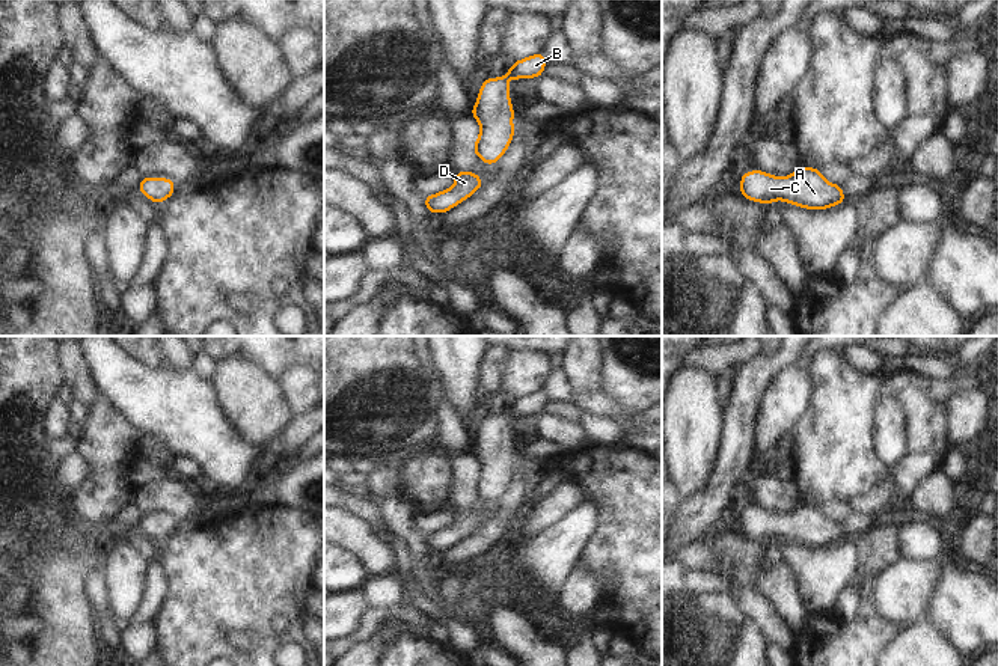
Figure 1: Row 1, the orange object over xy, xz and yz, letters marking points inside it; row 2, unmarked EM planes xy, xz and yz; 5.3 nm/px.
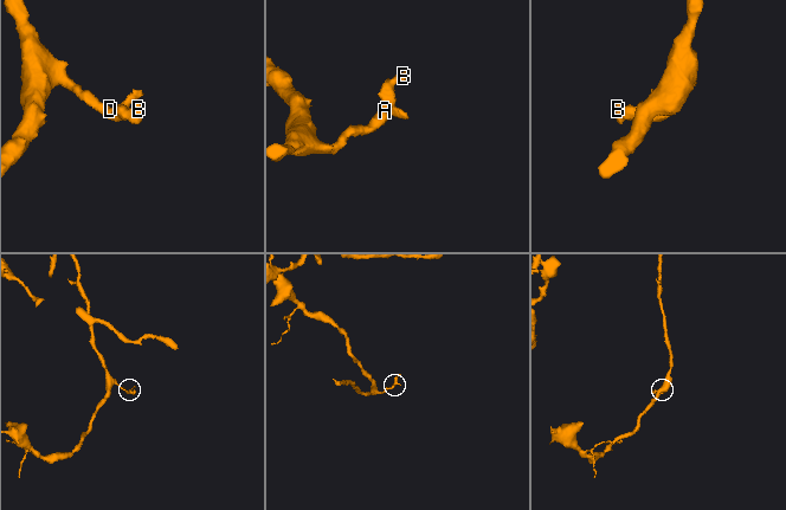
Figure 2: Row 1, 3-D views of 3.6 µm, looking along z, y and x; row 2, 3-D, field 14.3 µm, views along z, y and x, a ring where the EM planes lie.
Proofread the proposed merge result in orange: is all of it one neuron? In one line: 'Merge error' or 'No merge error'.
No merge error

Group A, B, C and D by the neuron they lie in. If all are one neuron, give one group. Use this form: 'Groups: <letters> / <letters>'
Groups: A B C D

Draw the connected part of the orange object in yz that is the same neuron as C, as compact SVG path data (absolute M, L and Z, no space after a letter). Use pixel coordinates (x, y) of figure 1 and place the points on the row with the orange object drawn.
M799 167L785 178L755 169L740 176L739 191L748 200L773 203L782 199L804 209L828 209L846 200L841 185L828 182L814 167Z

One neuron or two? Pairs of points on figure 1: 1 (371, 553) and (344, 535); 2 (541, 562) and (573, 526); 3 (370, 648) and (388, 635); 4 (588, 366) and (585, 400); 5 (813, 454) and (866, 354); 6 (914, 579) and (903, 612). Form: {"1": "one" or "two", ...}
{"1": "one", "2": "one", "3": "one", "4": "two", "5": "two", "6": "one"}

